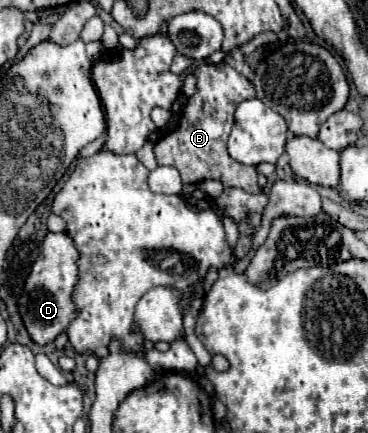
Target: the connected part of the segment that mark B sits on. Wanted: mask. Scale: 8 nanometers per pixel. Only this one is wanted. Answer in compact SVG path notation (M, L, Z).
M224 61L218 65L208 63L198 65L194 69L194 77L198 81L196 83L198 89L196 95L190 97L184 105L178 129L162 137L154 147L158 165L176 167L184 183L200 183L206 179L216 179L224 187L240 187L248 193L260 193L256 169L234 161L226 151L226 139L234 125L236 105L240 101L256 97L254 85Z

